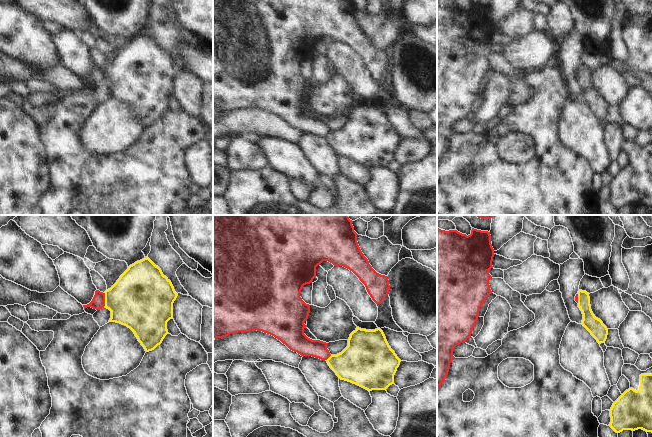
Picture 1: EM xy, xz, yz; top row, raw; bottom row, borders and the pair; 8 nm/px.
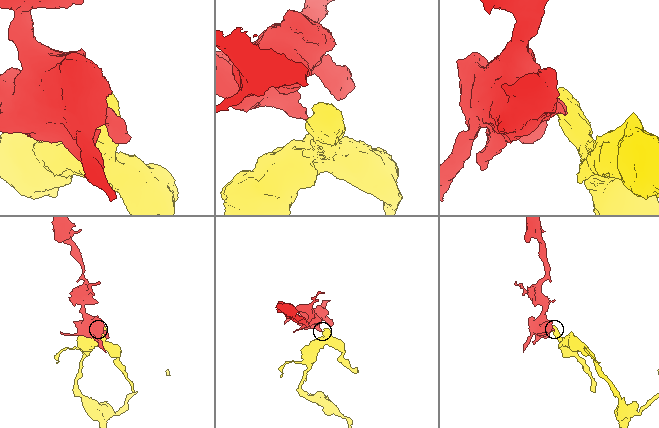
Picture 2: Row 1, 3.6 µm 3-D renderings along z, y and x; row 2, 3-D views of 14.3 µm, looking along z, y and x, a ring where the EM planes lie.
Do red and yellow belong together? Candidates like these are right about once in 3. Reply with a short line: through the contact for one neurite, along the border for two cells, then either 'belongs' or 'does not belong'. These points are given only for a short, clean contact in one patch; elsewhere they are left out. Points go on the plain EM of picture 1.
line xy (104, 68), (103, 83); does not belong

